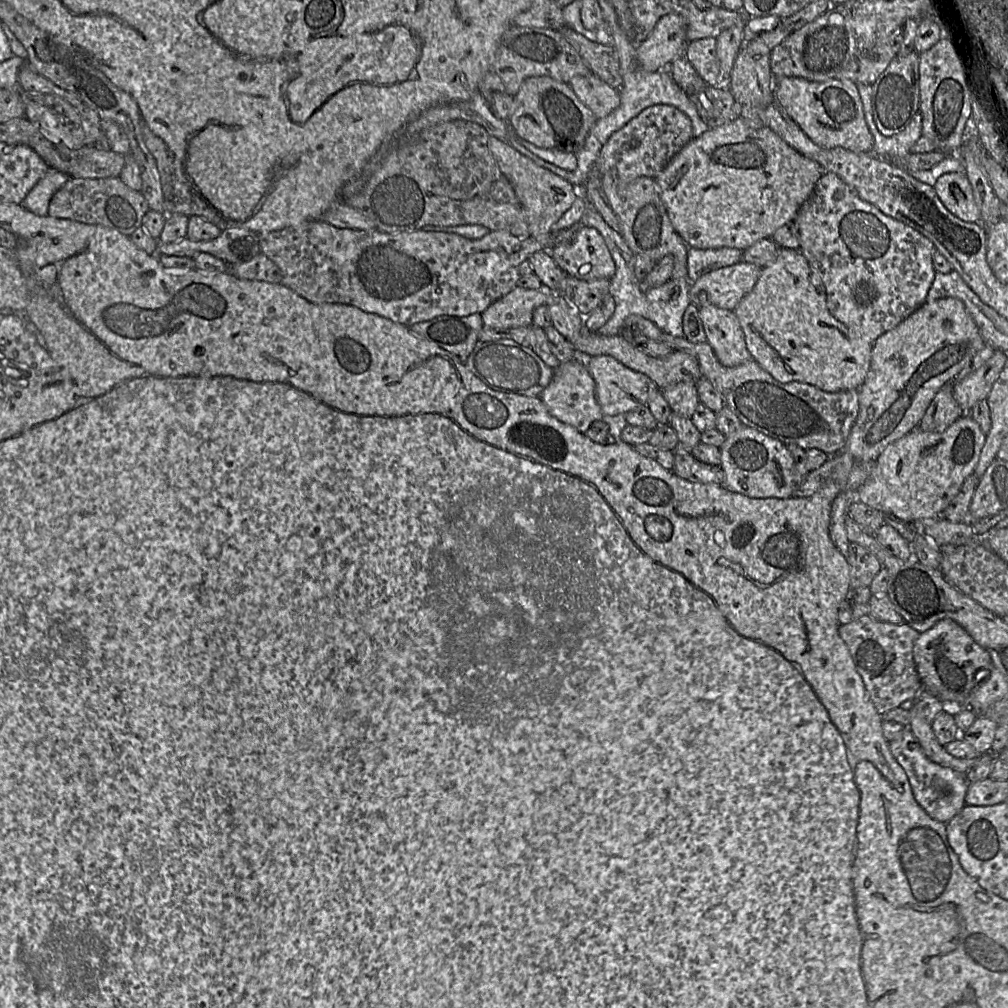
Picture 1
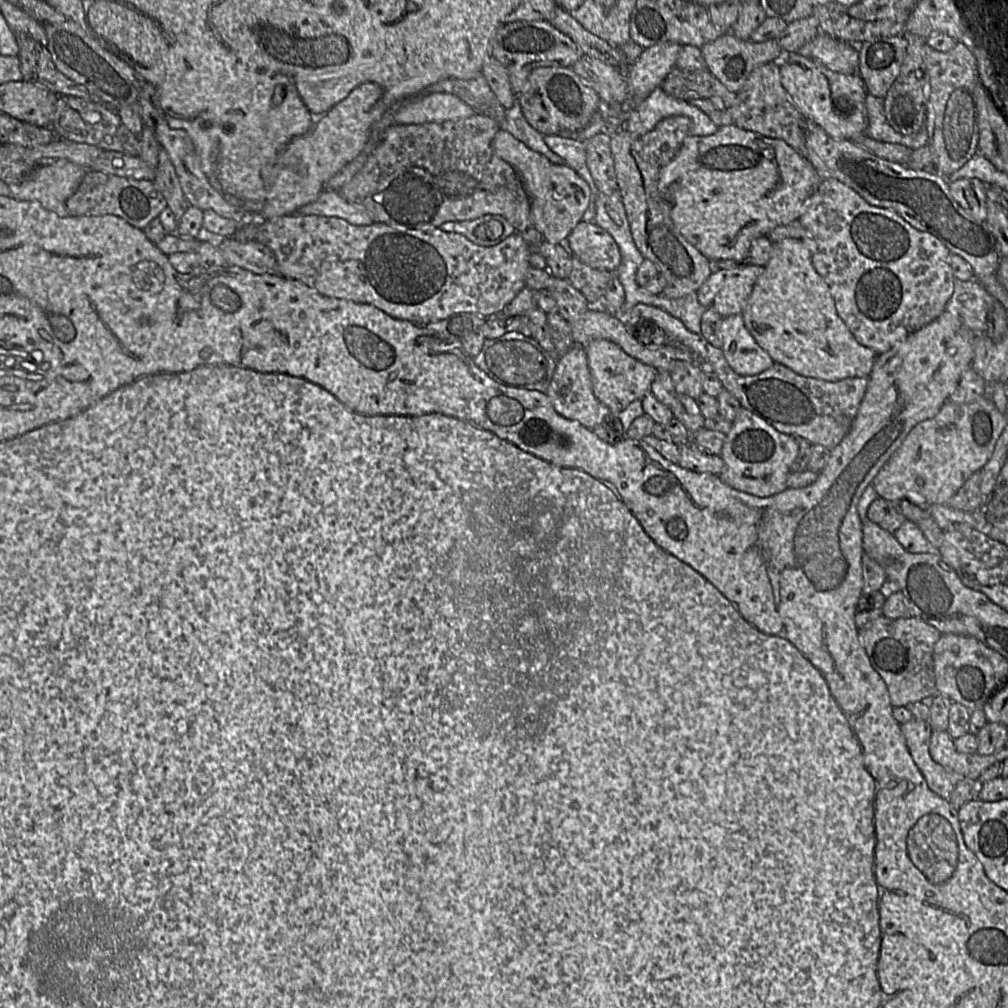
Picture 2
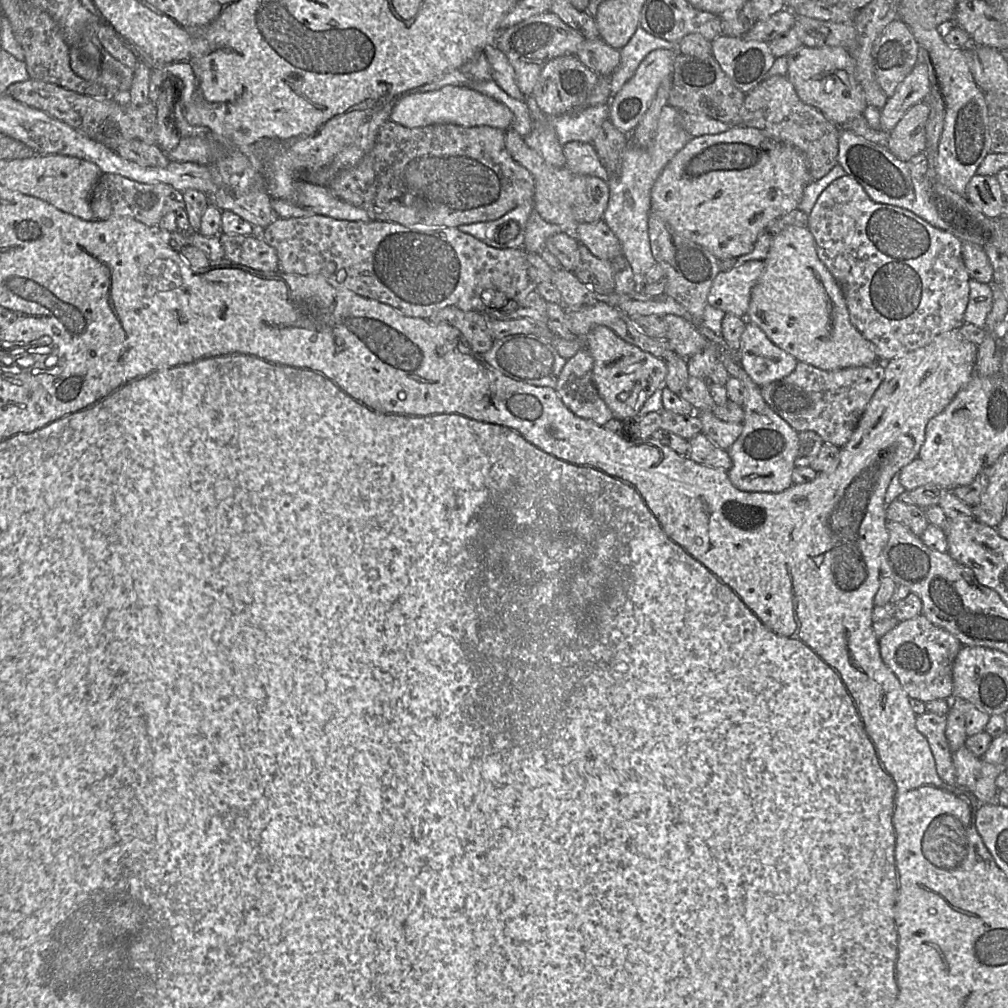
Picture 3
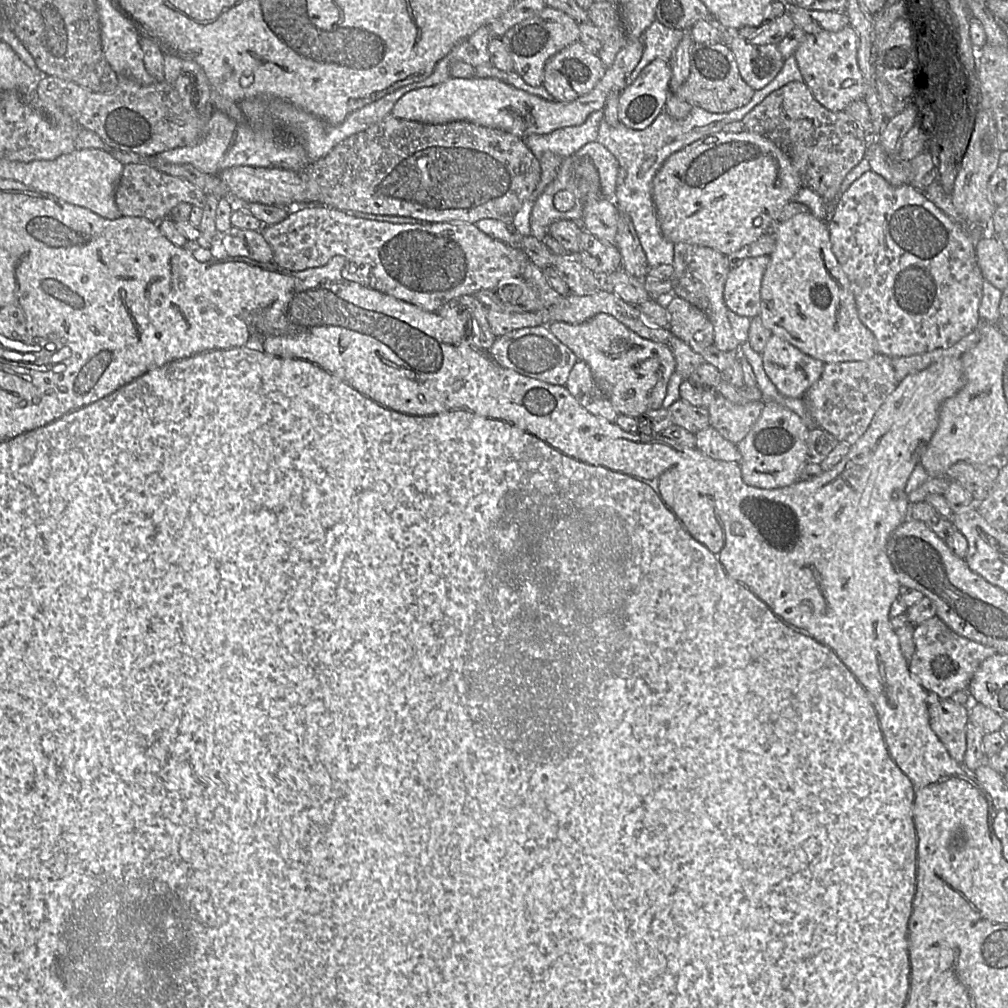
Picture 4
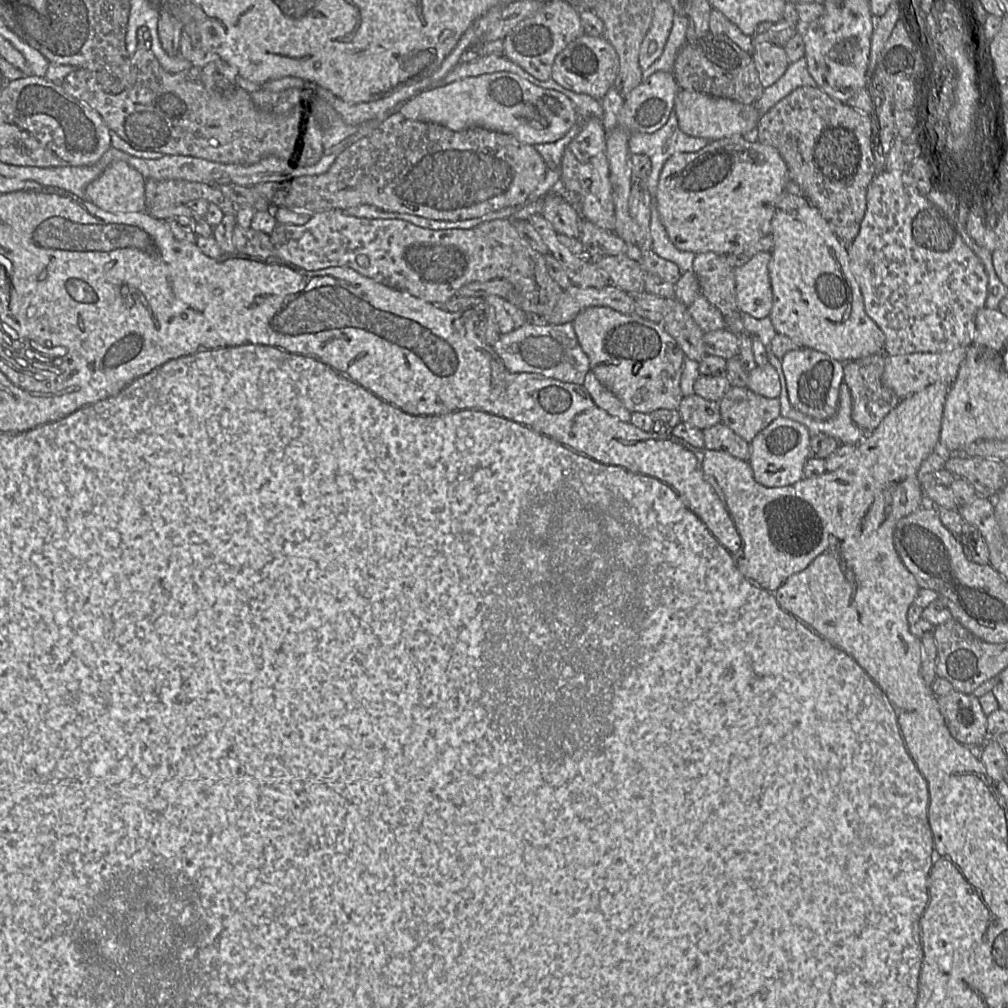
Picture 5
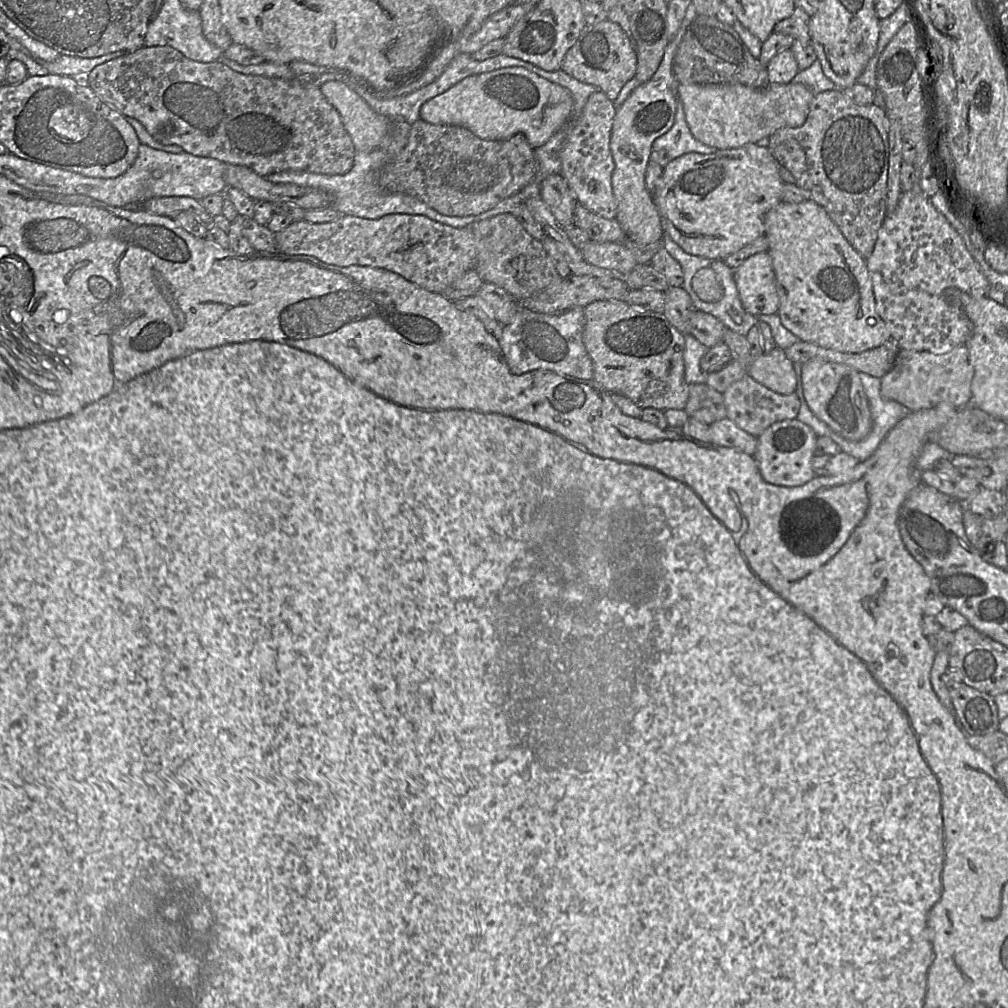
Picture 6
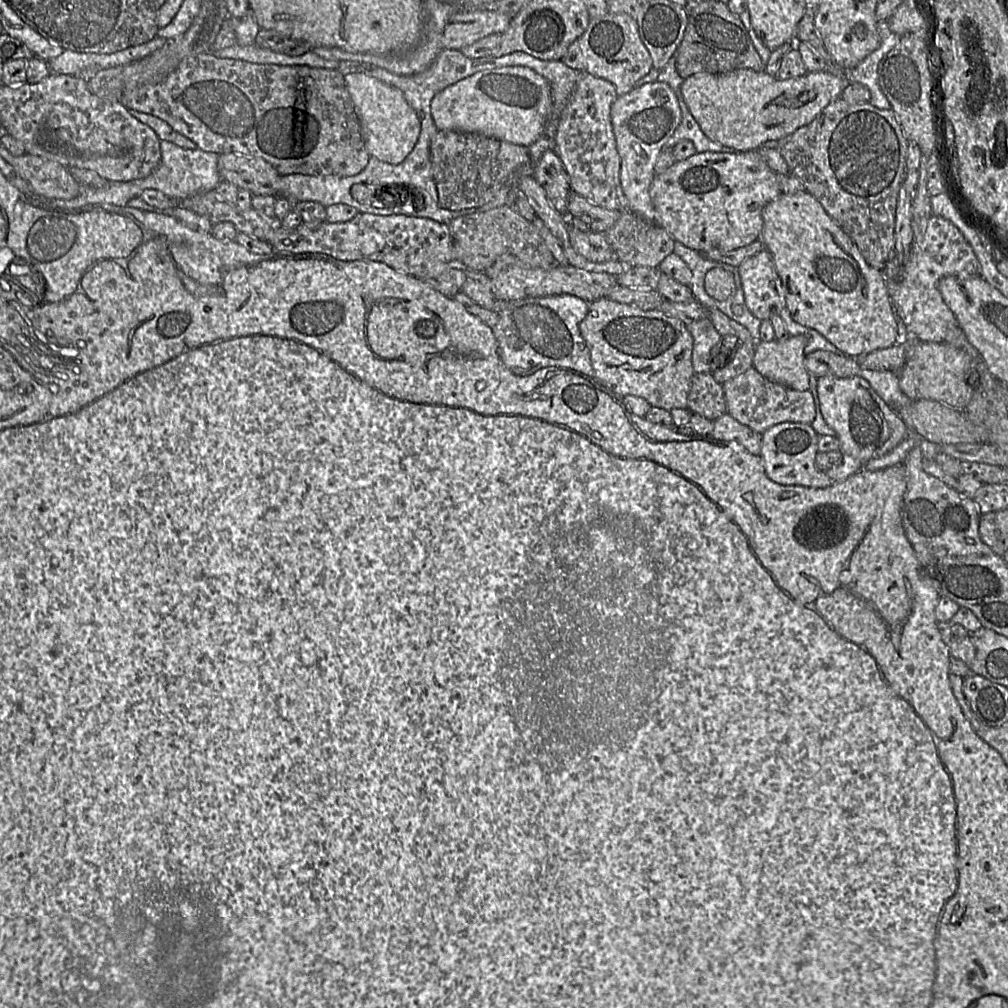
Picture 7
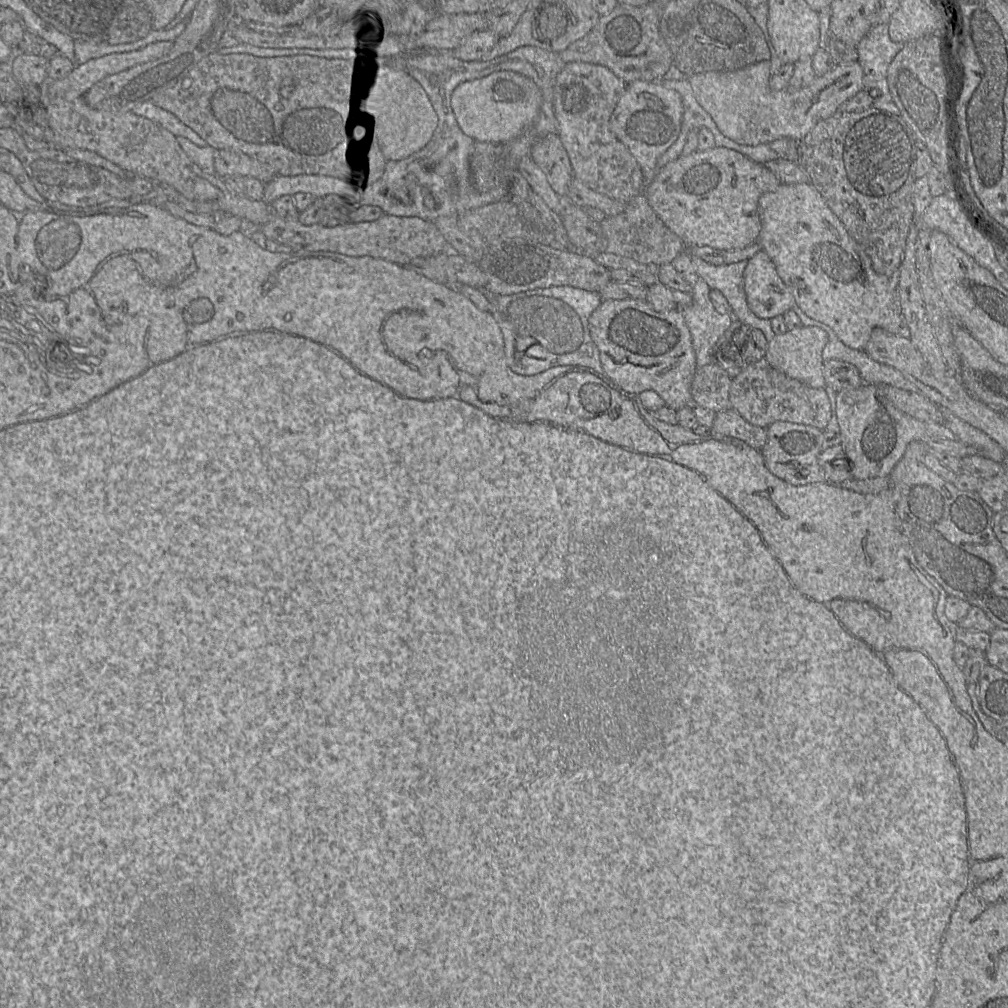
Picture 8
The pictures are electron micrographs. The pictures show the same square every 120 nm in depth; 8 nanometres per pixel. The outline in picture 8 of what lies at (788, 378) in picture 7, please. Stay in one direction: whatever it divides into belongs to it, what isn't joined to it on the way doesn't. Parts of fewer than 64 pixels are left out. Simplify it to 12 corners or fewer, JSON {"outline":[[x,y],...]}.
{"outline":[[801,326],[768,341],[770,366],[825,388],[827,333]]}

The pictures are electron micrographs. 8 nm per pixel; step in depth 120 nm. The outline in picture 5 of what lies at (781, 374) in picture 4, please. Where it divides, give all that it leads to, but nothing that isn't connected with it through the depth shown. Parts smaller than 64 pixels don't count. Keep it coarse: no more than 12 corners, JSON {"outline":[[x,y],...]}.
{"outline":[[799,347],[781,358],[789,401],[836,415],[842,362]]}

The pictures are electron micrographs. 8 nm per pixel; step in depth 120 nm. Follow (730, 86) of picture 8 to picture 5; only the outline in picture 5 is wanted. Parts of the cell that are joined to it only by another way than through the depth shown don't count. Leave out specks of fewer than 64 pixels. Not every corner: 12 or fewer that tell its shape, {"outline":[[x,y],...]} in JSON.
{"outline":[[684,89],[673,110],[683,133],[708,141],[748,133],[754,104]]}

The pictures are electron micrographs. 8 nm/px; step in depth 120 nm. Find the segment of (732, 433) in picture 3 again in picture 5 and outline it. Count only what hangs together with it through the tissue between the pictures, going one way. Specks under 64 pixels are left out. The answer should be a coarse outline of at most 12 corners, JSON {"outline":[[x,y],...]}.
{"outline":[[730,386],[721,422],[751,442],[781,415],[778,398]]}

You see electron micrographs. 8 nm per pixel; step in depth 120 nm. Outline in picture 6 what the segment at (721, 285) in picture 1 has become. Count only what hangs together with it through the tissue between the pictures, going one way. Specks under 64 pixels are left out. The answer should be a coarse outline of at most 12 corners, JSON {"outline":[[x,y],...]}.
{"outline":[[755,254],[734,270],[743,308],[777,314],[770,255]]}

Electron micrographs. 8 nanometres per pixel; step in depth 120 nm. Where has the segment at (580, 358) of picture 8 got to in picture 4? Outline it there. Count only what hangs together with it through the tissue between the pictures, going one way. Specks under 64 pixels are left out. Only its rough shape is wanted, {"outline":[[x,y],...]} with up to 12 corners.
{"outline":[[546,324],[497,337],[500,366],[565,385],[578,361]]}

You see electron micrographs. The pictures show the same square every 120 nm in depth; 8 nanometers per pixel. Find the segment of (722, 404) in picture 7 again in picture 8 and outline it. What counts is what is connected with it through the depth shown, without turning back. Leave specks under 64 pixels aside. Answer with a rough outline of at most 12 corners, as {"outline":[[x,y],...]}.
{"outline":[[716,362],[697,367],[691,399],[715,413],[731,409],[731,383]]}

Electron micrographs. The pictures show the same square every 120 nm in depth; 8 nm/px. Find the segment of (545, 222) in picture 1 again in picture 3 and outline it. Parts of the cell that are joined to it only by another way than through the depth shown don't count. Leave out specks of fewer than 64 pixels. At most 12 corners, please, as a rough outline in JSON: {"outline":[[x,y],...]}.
{"outline":[[515,130],[505,147],[535,180],[533,209],[556,225],[603,218],[607,180],[550,165]]}

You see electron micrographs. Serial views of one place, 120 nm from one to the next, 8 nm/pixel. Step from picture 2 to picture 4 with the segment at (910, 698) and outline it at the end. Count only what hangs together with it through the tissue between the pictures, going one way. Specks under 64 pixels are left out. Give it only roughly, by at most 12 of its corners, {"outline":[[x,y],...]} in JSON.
{"outline":[[937,616],[917,624],[909,670],[941,699],[998,653]]}

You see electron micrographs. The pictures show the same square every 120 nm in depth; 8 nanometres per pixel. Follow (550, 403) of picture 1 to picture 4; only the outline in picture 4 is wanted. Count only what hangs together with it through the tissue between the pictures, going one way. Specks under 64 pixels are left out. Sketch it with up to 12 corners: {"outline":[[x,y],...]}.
{"outline":[[586,362],[574,364],[565,387],[588,412],[614,423],[618,413]]}

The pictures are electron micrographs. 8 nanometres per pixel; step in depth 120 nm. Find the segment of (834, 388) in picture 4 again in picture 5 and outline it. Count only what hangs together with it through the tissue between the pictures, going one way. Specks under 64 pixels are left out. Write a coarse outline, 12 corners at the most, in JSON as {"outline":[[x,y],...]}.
{"outline":[[885,353],[843,363],[851,418],[872,432],[899,403]]}

